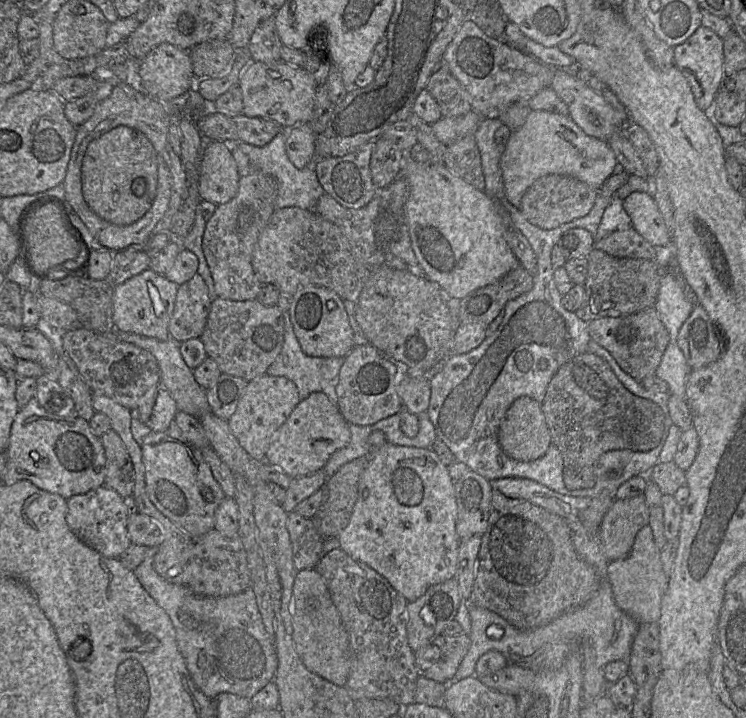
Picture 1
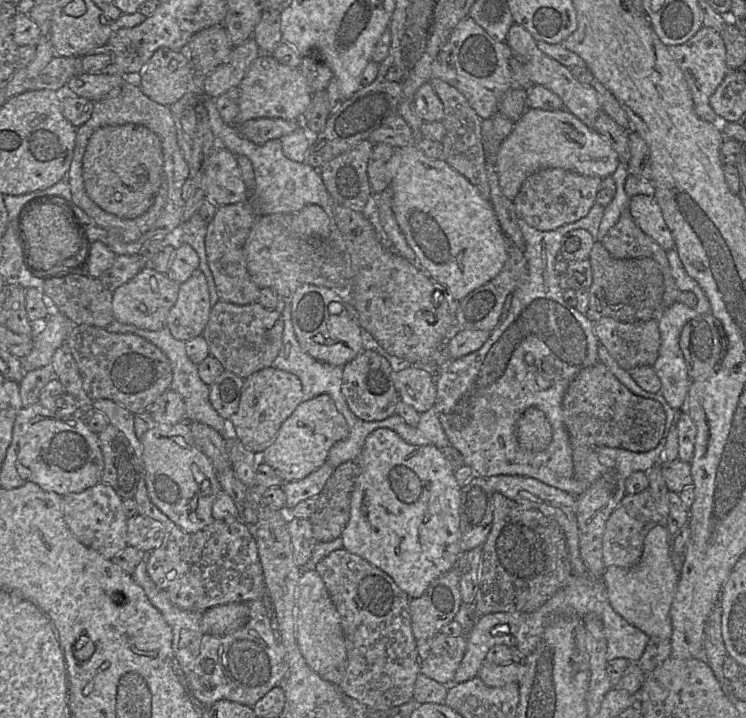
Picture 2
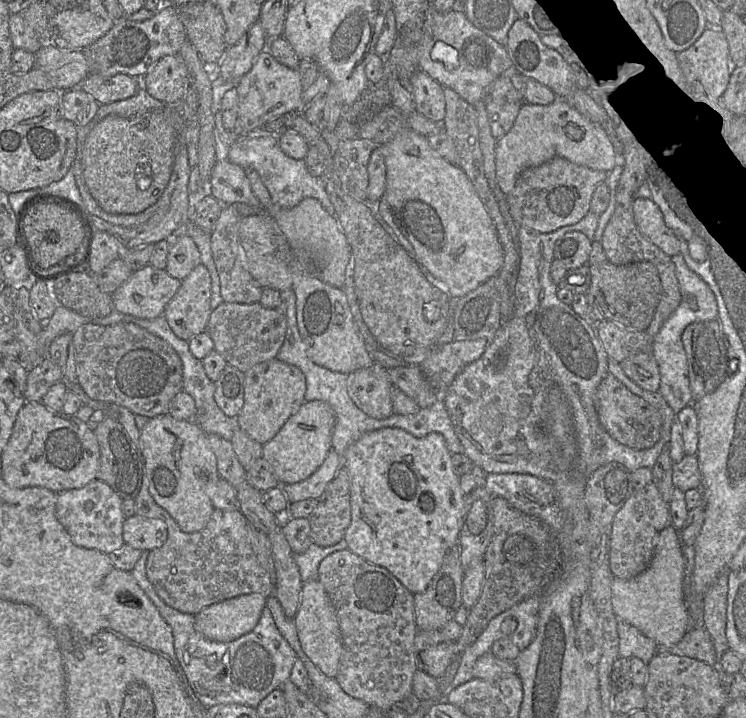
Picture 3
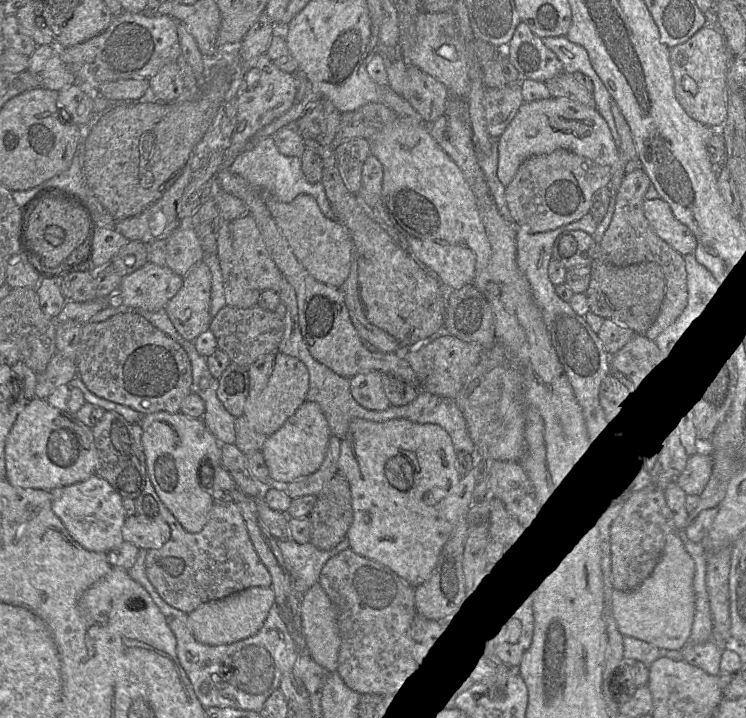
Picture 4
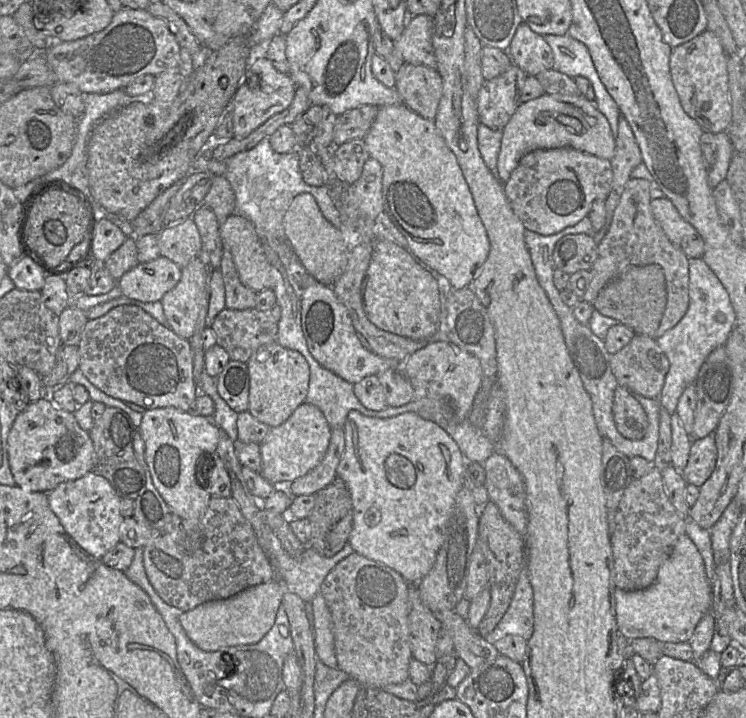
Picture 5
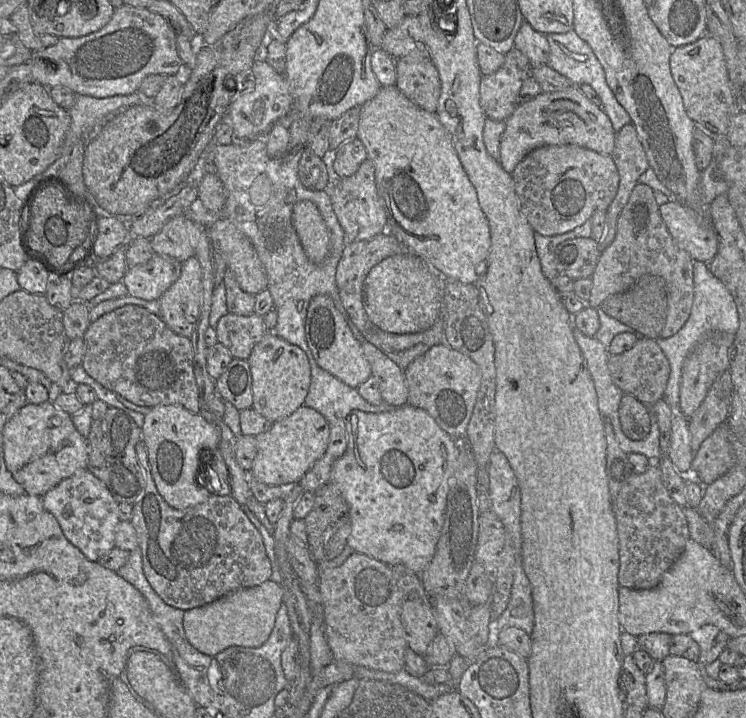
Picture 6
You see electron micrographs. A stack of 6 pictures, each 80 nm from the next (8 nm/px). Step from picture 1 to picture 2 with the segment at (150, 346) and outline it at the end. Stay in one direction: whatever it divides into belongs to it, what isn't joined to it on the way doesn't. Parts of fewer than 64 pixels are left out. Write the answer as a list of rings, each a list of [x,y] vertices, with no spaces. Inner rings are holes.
[[[114,324],[105,327],[108,332],[135,334],[145,338],[157,346],[169,359],[172,368],[171,389],[177,392],[185,405],[185,418],[188,422],[200,422],[210,426],[227,438],[227,442],[232,441],[233,434],[230,431],[229,421],[222,418],[212,406],[209,399],[210,387],[205,384],[198,374],[198,367],[193,363],[186,353],[185,342],[175,339],[167,326],[157,331],[138,328],[130,324]]]

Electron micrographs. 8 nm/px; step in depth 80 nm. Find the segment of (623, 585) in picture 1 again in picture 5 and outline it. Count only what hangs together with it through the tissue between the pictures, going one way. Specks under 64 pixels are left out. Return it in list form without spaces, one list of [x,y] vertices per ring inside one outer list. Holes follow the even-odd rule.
[[[686,533],[679,536],[650,587],[642,590],[615,587],[614,594],[617,627],[628,640],[648,637],[664,643],[689,642],[696,625],[712,603],[712,588],[703,558]]]

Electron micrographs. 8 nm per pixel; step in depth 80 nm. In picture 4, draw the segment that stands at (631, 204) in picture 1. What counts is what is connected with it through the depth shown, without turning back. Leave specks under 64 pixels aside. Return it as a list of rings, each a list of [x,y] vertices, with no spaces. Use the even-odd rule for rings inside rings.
[[[660,198],[645,199],[643,213],[655,234],[674,250],[683,256],[694,253],[694,234],[675,218],[668,203]]]

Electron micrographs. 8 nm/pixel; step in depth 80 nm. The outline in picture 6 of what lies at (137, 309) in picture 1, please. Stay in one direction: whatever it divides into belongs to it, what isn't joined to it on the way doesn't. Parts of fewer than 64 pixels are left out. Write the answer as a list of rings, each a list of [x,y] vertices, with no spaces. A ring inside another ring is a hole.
[[[155,253],[147,262],[129,267],[121,281],[130,296],[159,300],[178,279],[181,270],[181,262]]]

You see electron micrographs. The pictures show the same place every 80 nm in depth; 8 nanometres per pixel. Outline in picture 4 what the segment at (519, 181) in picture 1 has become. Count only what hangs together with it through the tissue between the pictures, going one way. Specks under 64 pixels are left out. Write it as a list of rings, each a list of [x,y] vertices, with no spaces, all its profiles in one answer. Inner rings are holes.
[[[562,97],[524,102],[505,131],[497,138],[497,148],[497,177],[504,187],[513,180],[521,163],[534,155],[565,149],[609,167],[619,157],[610,129],[596,108]]]

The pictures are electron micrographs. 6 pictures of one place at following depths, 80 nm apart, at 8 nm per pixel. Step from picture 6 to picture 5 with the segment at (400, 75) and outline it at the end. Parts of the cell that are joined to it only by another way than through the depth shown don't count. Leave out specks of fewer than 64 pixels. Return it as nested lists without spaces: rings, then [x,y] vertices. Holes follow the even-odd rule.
[[[404,62],[396,72],[396,91],[402,102],[428,120],[434,120],[443,93],[436,68]]]

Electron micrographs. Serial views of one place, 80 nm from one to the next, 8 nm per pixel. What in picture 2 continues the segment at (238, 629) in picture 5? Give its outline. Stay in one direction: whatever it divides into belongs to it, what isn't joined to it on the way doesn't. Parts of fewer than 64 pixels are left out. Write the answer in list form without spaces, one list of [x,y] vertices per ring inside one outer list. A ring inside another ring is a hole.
[[[233,602],[213,606],[202,612],[201,628],[213,635],[227,634],[244,626],[249,612],[248,603]]]

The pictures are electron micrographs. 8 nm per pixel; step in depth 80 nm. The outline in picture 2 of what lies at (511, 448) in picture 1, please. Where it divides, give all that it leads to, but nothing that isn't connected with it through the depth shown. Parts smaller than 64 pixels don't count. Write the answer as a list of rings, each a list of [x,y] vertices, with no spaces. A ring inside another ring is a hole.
[[[535,407],[526,409],[516,423],[519,445],[528,451],[539,452],[552,441],[552,427],[545,414]]]

